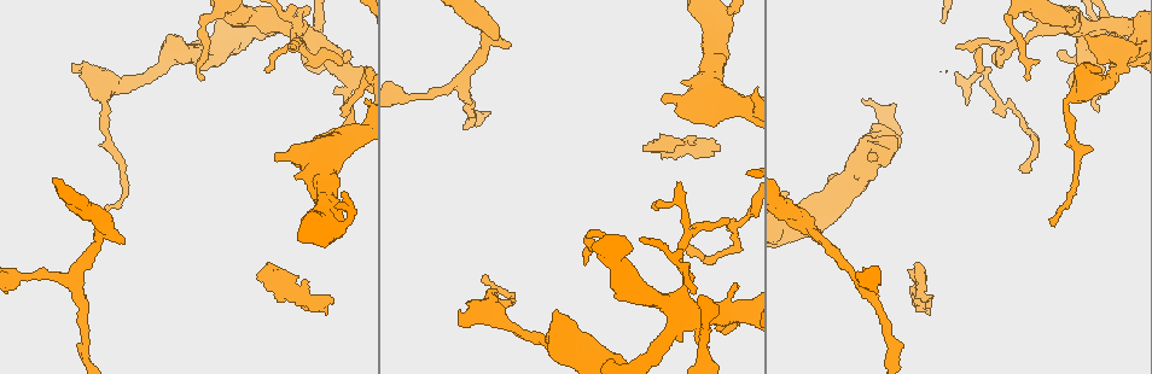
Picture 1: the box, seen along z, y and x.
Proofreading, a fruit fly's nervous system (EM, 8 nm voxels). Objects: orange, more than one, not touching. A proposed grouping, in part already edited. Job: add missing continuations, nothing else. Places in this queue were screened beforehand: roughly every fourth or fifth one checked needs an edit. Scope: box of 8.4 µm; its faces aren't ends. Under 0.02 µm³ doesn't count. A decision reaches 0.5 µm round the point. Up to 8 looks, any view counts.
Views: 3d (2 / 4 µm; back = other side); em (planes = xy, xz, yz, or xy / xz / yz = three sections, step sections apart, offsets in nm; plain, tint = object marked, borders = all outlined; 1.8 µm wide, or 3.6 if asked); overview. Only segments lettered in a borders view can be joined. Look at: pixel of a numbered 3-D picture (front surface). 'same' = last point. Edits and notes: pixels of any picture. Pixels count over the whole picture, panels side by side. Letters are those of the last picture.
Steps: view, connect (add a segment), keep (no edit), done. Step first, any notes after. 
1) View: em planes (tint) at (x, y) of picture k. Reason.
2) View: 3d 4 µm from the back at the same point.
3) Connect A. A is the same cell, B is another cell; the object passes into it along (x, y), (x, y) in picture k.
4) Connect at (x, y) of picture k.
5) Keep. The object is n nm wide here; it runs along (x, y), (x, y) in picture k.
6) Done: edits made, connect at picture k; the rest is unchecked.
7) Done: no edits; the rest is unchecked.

View: 3d 4 µm at (688, 246) of picture 1. End of a long branch.

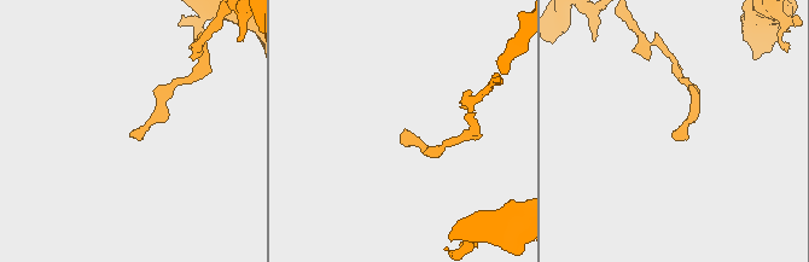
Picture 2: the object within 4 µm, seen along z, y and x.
View: em planes (borders) at (676, 135) of picture 2. Need the tissue.

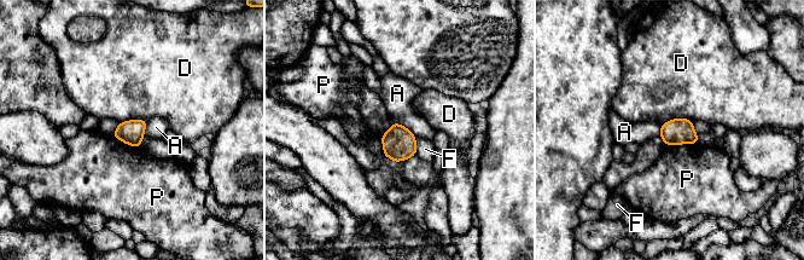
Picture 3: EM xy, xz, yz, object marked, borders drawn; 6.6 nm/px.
Keep. A, D, F and P are other cells; a border runs along (699, 140), (665, 145) in picture 3; none of them fits.

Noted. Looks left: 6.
View: em planes (borders) at (726, 220) of picture 1. Thin end.

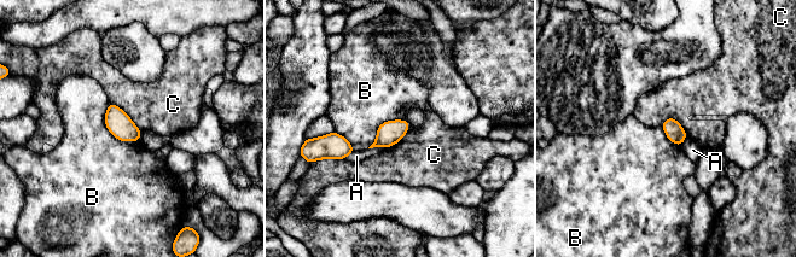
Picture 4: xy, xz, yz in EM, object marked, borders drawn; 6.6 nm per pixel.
Keep. The longest contact is with B, 320 nm; A, B and C are other cells; no lettered segment goes on from it.

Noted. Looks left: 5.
View: 3d 4 µm at (585, 255) of picture 1. Free end.

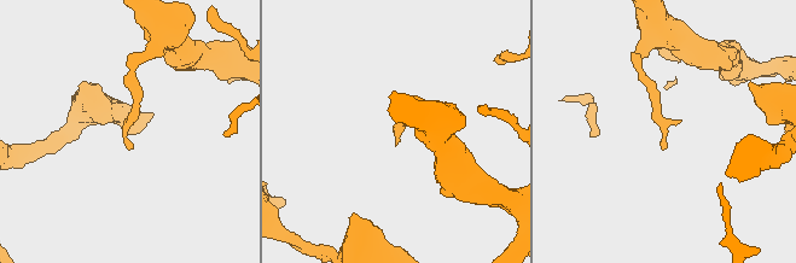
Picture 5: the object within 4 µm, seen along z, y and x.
View: em planes (borders) at (131, 148) of picture 5.

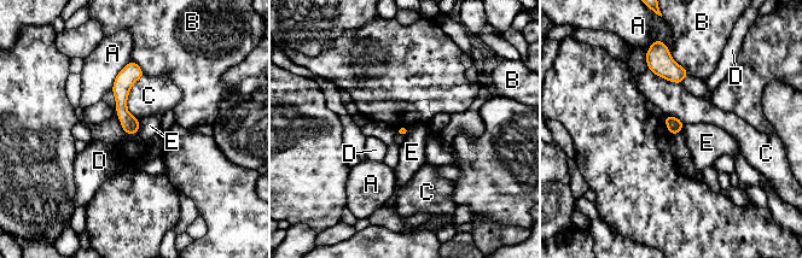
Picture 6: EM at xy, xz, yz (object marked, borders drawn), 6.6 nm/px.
Keep. A, B, C, D and E are other cells; it runs along (131, 65), (121, 111), (134, 130) in picture 6; no lettered segment goes on from it.

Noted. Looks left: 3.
Done: no edits; the rest is unchecked.

